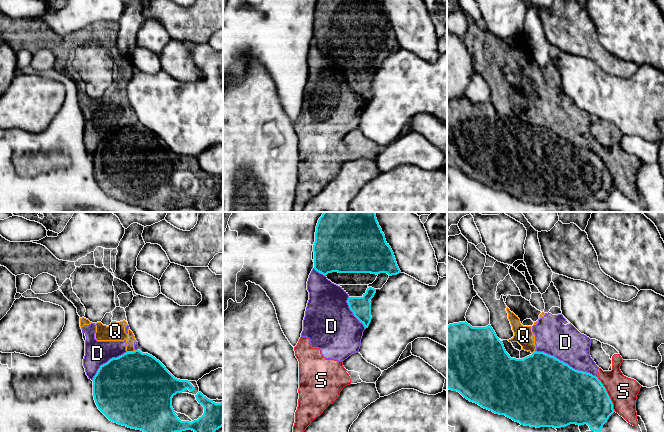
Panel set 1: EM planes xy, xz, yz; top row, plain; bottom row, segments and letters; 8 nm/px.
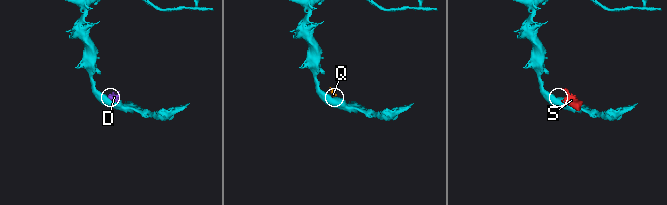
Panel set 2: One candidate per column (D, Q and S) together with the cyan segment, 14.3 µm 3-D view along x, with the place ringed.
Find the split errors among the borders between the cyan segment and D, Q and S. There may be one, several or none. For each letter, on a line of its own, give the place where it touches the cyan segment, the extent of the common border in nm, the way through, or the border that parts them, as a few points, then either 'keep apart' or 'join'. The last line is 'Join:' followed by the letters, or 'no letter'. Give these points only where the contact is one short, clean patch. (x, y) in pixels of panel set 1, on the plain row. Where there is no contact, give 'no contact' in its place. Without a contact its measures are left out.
D: meets cyan in yz at (565, 139); contact 550 nm long; keep apart
Q: meets cyan in xy at (131, 128); contact 70 nm long; border along xy (135, 126), (127, 128); keep apart
S: meets cyan in yz at (607, 170); contact 320 nm long; keep apart
Join: no letter

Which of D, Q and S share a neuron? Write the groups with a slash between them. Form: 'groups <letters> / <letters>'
groups D Q S

